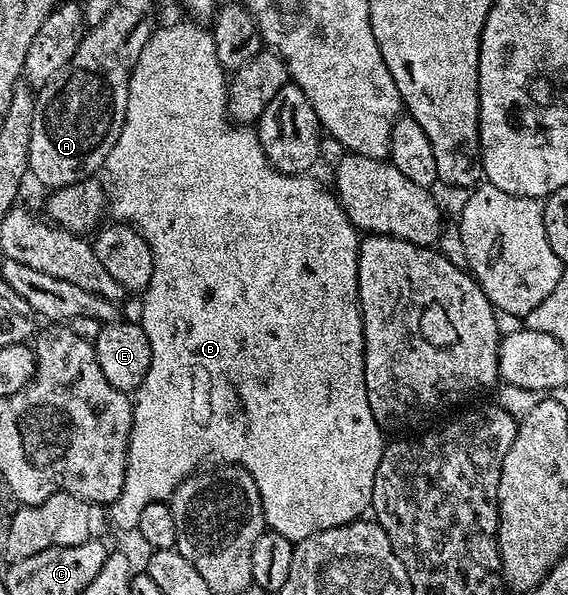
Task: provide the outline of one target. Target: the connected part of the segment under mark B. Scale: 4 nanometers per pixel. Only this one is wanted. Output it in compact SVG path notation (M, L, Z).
M192 20L176 22L173 26L161 25L150 36L146 48L142 48L142 56L138 56L138 64L132 69L130 84L128 85L128 103L126 104L126 120L122 124L122 132L118 132L118 140L114 148L110 148L110 156L104 161L103 169L108 170L107 181L110 183L110 214L113 214L115 221L120 224L131 224L139 230L140 235L148 241L148 246L152 249L152 259L154 260L154 272L150 276L150 284L147 290L143 291L144 303L140 306L140 318L138 325L146 332L146 340L150 340L150 372L146 372L146 380L134 391L134 401L132 403L132 431L128 441L128 463L126 464L126 480L124 488L120 493L120 499L111 503L110 522L120 530L135 531L138 524L138 516L142 516L142 508L146 504L155 502L168 502L174 491L178 489L181 482L190 475L197 473L205 465L207 458L221 458L219 461L224 464L241 466L250 476L254 476L254 484L258 484L258 492L262 496L262 508L264 509L264 521L267 529L278 532L286 536L292 543L301 542L306 536L314 536L316 530L325 530L335 526L345 526L347 522L355 522L361 517L363 510L367 511L372 505L372 489L374 488L374 476L378 472L378 464L382 460L382 452L386 445L385 431L374 420L374 412L370 412L370 400L366 396L366 372L364 371L364 321L360 315L360 297L358 296L358 256L360 255L361 235L355 226L346 216L346 212L341 208L335 193L323 190L312 176L302 174L283 174L278 172L266 160L266 152L260 143L260 135L251 125L237 125L233 122L227 110L227 96L229 79L218 64L218 52L214 52L214 40L203 25Z

